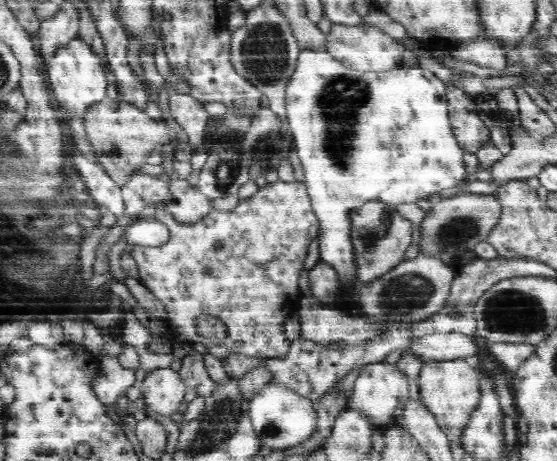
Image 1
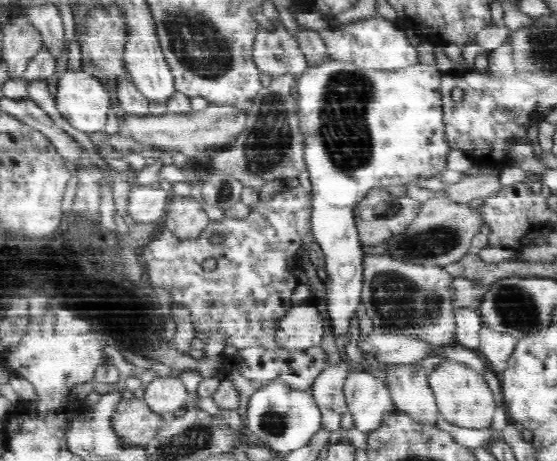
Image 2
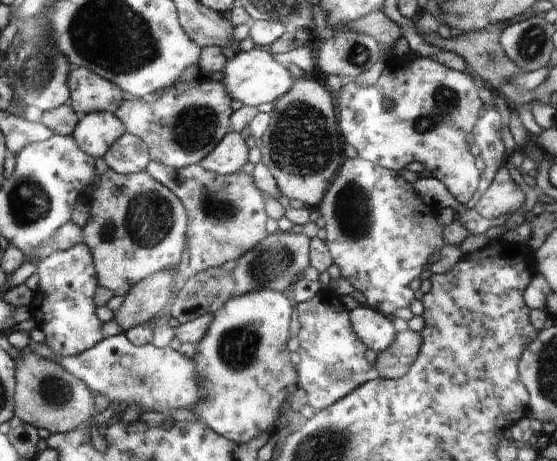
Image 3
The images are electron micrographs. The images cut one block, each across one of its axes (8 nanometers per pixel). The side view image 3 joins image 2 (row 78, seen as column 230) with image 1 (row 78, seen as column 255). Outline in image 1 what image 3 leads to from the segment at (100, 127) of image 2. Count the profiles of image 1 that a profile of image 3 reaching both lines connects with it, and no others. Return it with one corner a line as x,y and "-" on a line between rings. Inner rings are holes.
81,38
68,42
62,46
55,56
50,58
47,64
43,64
44,74
49,86
54,92
54,98
59,104
60,116
64,114
74,114
79,117
87,116
91,107
96,102
103,101
108,88
109,80
105,76
105,70
97,54

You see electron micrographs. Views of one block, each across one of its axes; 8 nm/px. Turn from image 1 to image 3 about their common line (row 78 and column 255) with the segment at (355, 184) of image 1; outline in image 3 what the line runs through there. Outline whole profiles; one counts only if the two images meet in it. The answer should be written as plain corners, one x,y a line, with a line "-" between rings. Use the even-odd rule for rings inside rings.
273,290
233,295
215,312
194,356
205,394
192,412
216,434
240,444
272,430
274,412
296,390
299,378
286,350
290,314
290,300

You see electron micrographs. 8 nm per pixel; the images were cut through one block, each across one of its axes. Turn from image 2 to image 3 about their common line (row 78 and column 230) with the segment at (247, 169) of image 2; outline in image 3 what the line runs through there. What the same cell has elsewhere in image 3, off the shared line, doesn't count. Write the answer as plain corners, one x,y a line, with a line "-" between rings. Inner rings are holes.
208,268
206,272
193,274
178,293
172,304
170,316
175,317
182,325
204,316
215,314
224,308
228,299
234,294
232,274
222,268

